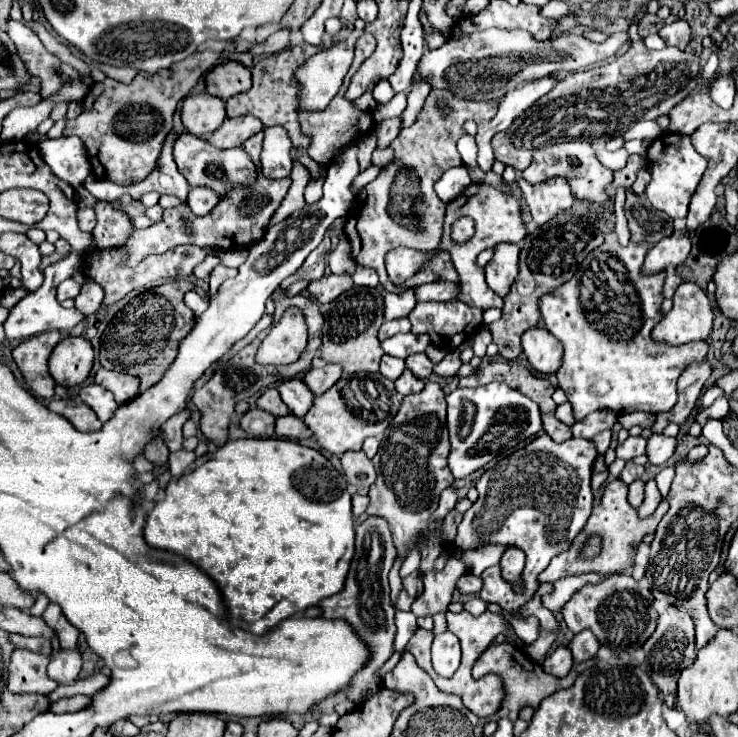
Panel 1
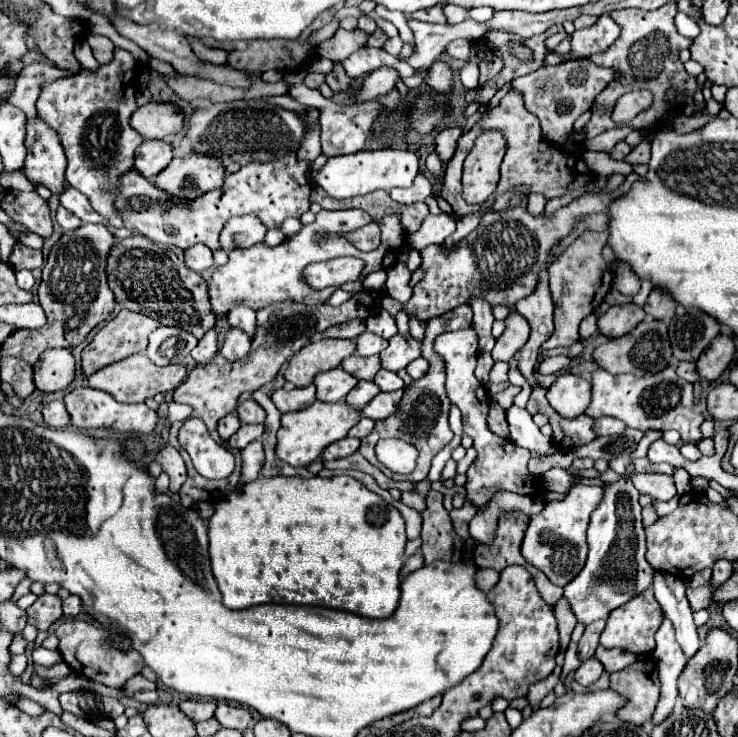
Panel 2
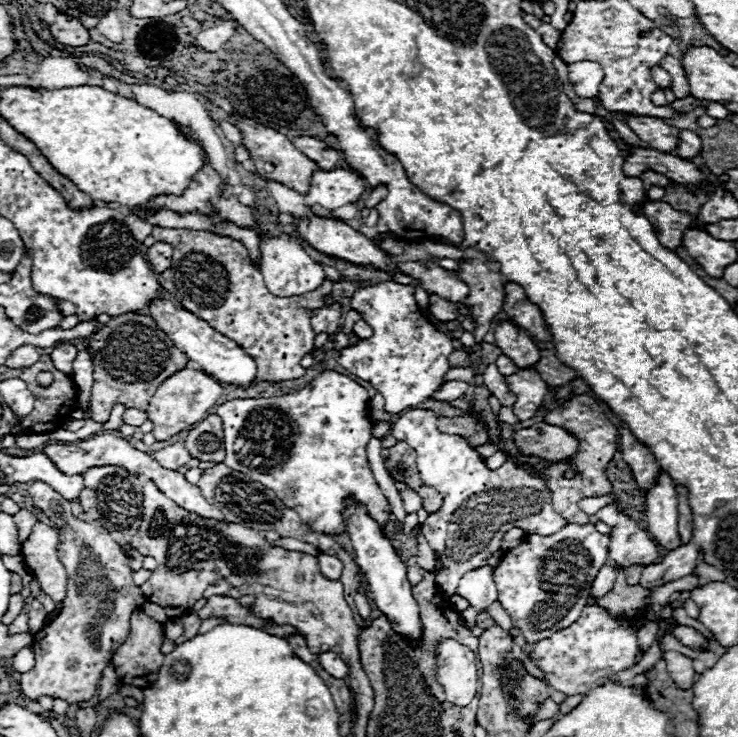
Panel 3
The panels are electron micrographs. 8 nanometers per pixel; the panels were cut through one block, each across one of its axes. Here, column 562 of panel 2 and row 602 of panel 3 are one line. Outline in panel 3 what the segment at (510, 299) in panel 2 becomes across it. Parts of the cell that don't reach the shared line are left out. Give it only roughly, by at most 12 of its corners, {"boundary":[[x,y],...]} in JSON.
{"boundary":[[212,596],[198,612],[202,620],[224,616],[228,622],[260,628],[262,620],[238,600]]}

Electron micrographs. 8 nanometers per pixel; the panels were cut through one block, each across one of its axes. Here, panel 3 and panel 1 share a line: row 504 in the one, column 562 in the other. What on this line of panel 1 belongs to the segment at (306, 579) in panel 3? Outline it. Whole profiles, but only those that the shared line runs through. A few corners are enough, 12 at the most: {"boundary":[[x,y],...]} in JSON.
{"boundary":[[588,142],[536,150],[530,184],[556,176],[574,198],[608,206],[612,170]]}

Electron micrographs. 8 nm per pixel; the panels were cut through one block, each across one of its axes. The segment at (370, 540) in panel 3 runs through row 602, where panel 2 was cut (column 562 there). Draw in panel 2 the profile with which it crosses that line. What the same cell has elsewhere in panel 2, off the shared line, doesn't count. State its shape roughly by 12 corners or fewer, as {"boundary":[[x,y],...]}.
{"boundary":[[564,374],[548,388],[550,406],[578,418],[592,398],[590,382]]}

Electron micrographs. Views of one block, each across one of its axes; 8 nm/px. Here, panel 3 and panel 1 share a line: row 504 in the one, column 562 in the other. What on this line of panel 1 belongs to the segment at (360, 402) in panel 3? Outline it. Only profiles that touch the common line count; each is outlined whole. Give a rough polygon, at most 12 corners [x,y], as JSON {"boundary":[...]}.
{"boundary":[[596,248],[542,296],[576,420],[660,414],[706,342],[650,338],[666,272]]}

